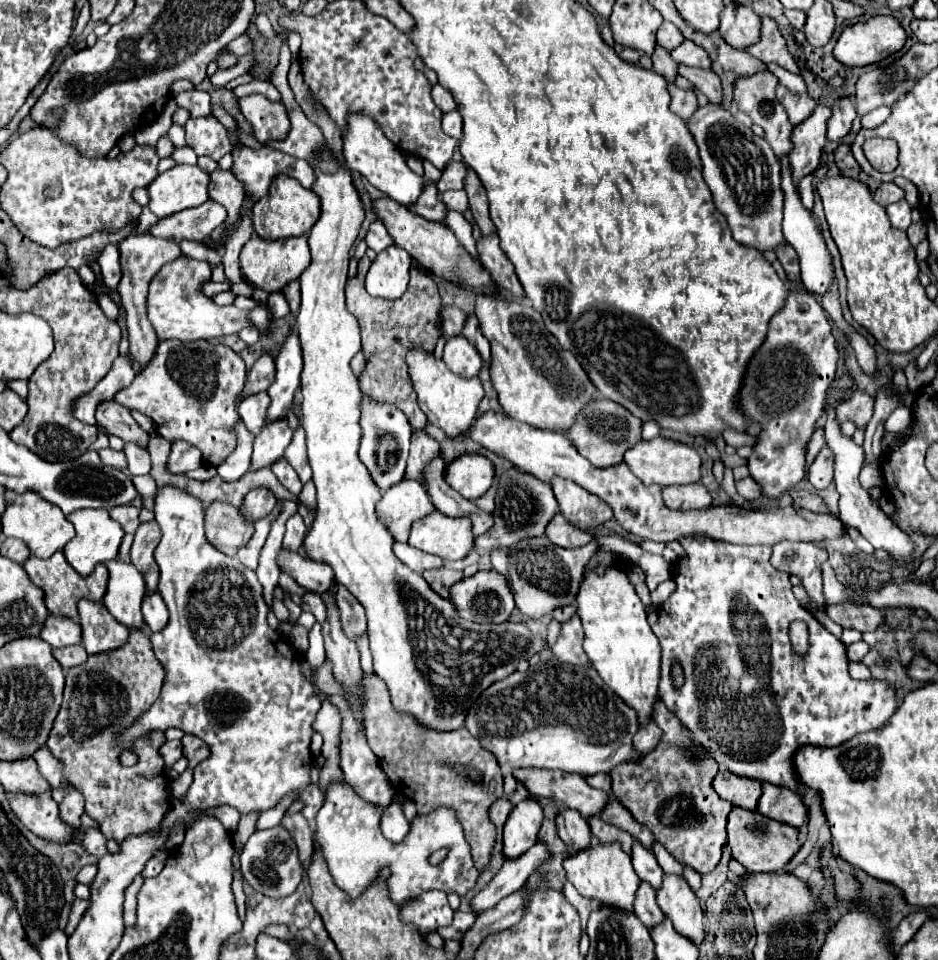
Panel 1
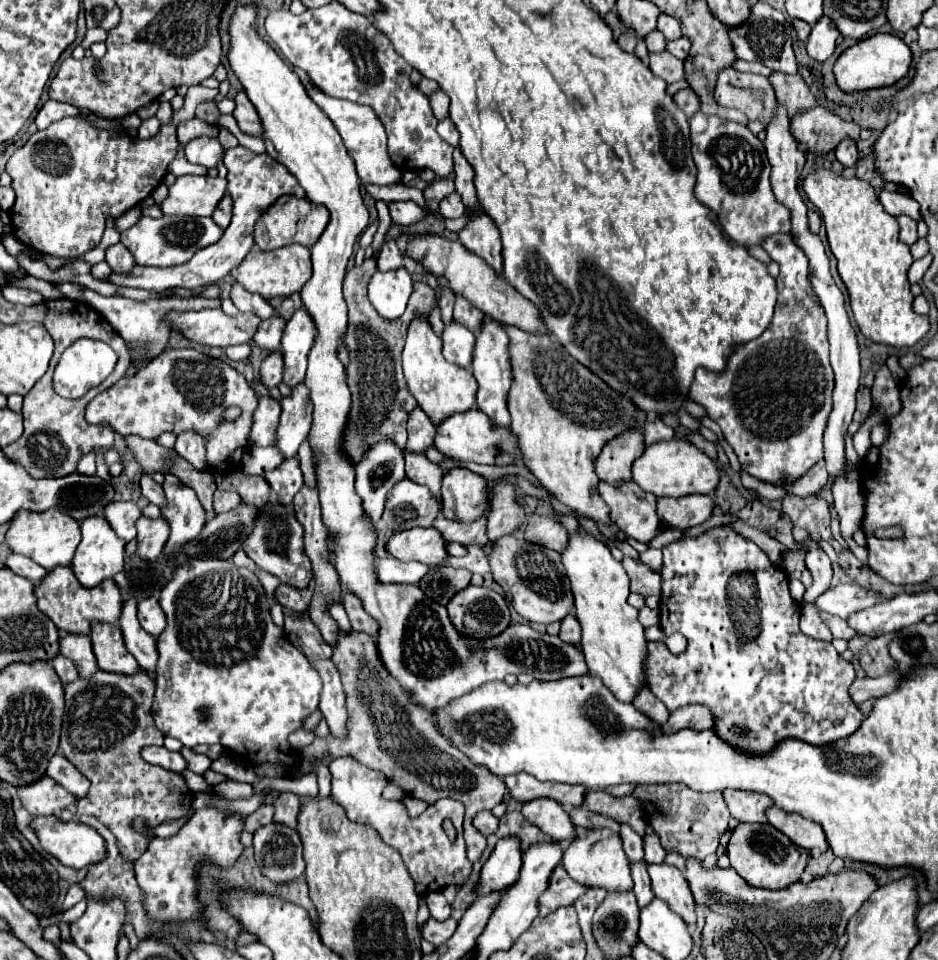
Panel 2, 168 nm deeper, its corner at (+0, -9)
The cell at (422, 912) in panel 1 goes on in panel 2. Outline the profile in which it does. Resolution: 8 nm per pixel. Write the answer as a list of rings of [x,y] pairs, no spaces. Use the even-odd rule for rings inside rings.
[[[441,891],[429,893],[429,895],[425,897],[425,901],[427,901],[427,905],[429,905],[431,915],[433,915],[437,921],[443,921],[443,919],[447,919],[447,917],[451,915],[451,905],[447,903],[447,899],[443,897]]]

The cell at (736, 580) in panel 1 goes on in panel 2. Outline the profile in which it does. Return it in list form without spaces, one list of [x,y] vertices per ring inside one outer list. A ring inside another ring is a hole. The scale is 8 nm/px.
[[[721,525],[711,527],[695,539],[685,537],[669,543],[663,549],[661,579],[661,631],[665,635],[677,631],[689,641],[687,649],[679,655],[673,655],[665,643],[647,643],[647,687],[669,711],[691,703],[705,703],[715,713],[717,733],[727,743],[751,753],[767,753],[777,741],[787,737],[827,745],[855,733],[865,715],[847,693],[855,679],[853,665],[845,661],[831,643],[801,633],[801,607],[789,595],[785,571],[775,567],[753,541],[747,541],[729,525]]]

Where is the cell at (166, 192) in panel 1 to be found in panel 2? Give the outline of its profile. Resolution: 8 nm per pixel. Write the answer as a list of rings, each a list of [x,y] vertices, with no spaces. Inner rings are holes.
[[[183,175],[169,187],[169,197],[161,203],[161,211],[165,215],[211,217],[225,193],[227,181],[221,177]]]

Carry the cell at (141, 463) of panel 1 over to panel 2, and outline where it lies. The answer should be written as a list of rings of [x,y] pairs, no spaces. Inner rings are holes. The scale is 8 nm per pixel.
[[[143,475],[143,477],[141,477],[141,491],[143,491],[143,495],[145,495],[151,503],[155,503],[155,505],[159,505],[159,507],[165,507],[165,505],[167,505],[165,493],[163,493],[161,485],[155,483],[149,475]]]

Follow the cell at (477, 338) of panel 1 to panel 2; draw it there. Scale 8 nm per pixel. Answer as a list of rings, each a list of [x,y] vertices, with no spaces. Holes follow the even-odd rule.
[[[455,295],[455,319],[457,321],[463,321],[463,325],[467,325],[475,333],[475,329],[479,329],[479,321],[483,321],[483,317],[485,315],[475,305],[471,305],[465,297]]]

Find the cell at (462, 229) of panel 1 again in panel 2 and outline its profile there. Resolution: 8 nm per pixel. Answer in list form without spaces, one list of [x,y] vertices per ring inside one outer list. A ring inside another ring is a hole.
[[[363,185],[365,191],[375,199],[383,199],[385,203],[391,203],[391,201],[399,201],[399,199],[411,199],[415,201],[417,205],[421,205],[423,209],[425,207],[425,201],[423,201],[423,193],[415,187],[407,187],[407,185]]]

